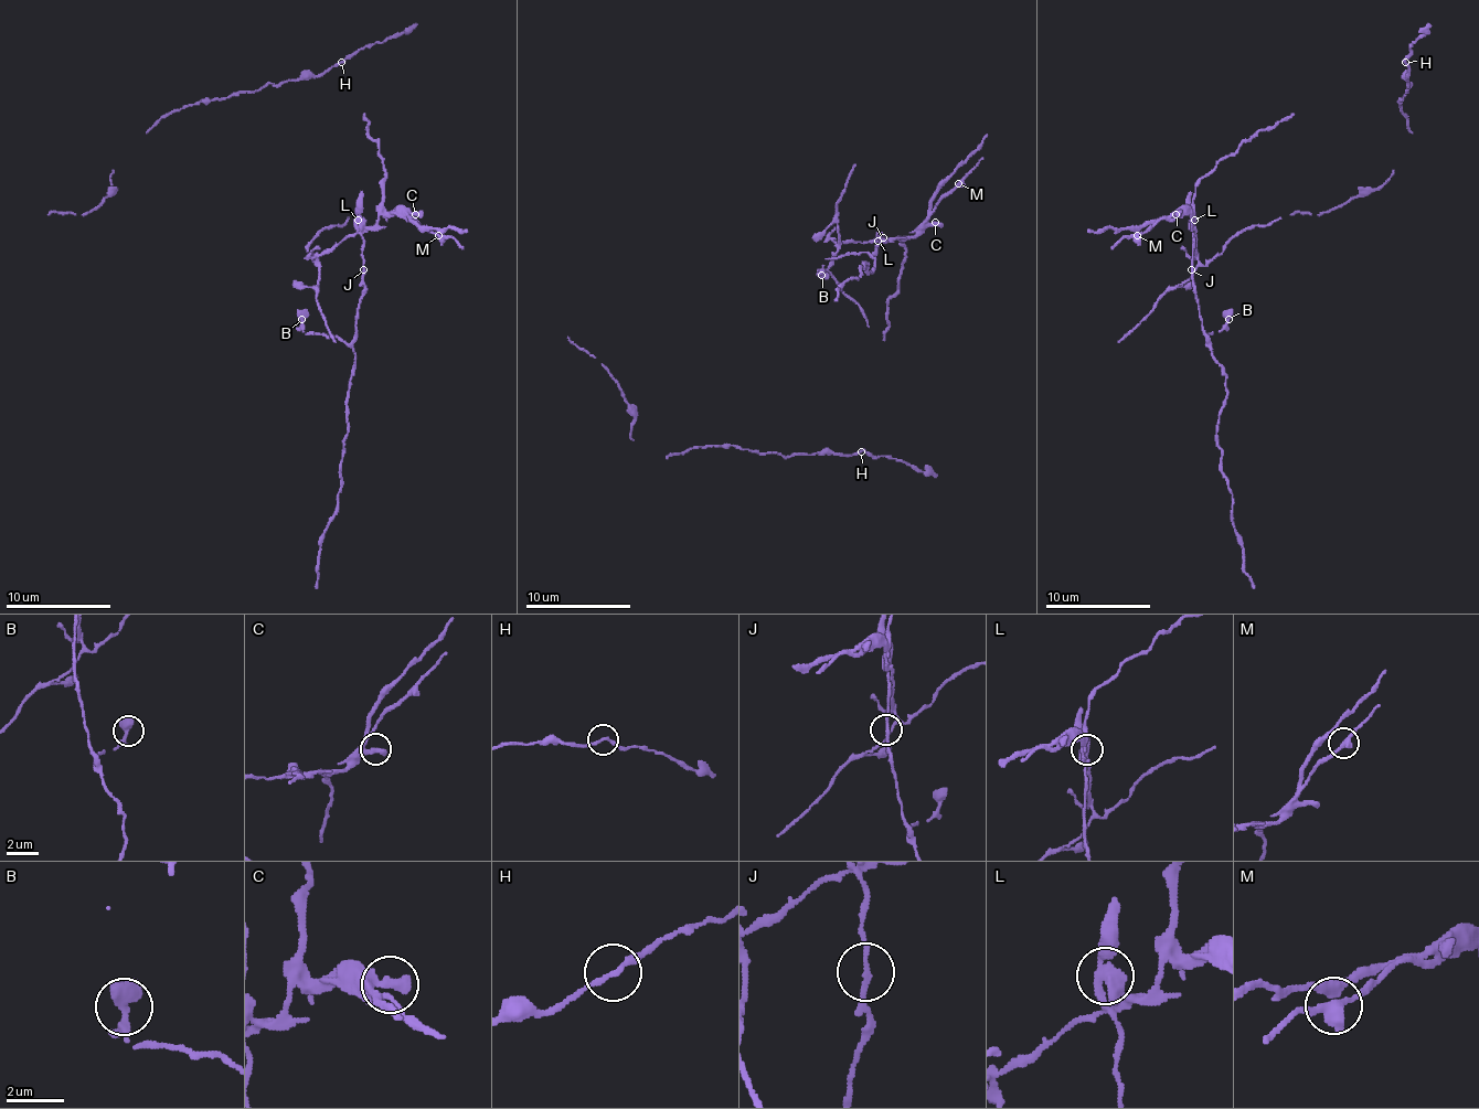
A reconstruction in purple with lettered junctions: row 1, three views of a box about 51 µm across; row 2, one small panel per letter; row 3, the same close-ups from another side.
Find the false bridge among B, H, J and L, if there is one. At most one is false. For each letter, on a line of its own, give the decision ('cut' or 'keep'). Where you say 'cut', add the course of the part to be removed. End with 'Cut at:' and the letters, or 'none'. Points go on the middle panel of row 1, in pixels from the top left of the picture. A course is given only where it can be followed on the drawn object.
B: keep
H: keep
J: keep
L: cut; course (876, 241), (903, 241), (903, 265), (898, 288), (887, 301), (882, 341)
Cut at: L

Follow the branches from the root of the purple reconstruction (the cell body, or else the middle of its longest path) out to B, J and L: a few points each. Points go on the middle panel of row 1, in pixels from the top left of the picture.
B: (882, 330), (903, 265), (901, 238), (882, 238), (869, 254), (832, 256), (821, 275)
J: (882, 330), (887, 324), (887, 299), (898, 288), (898, 275), (903, 265), (903, 241), (882, 238)
L: (882, 330), (887, 324), (887, 299), (898, 288), (903, 241), (876, 241)

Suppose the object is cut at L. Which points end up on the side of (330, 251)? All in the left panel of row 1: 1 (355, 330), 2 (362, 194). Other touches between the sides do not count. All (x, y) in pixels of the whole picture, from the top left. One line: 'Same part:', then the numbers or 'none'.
Same part: none

